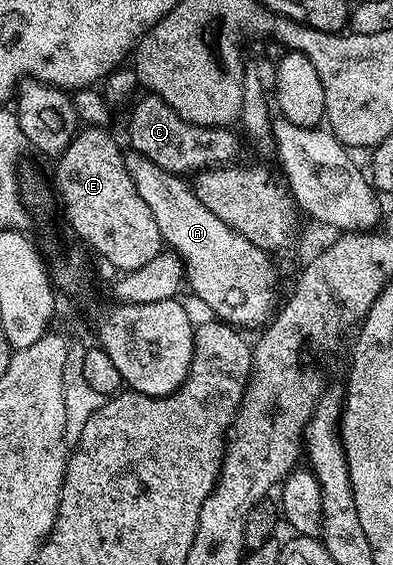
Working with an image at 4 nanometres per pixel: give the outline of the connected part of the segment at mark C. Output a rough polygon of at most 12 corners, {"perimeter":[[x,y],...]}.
{"perimeter":[[145,93],[128,146],[173,175],[229,165],[242,143],[229,127],[188,123]]}

